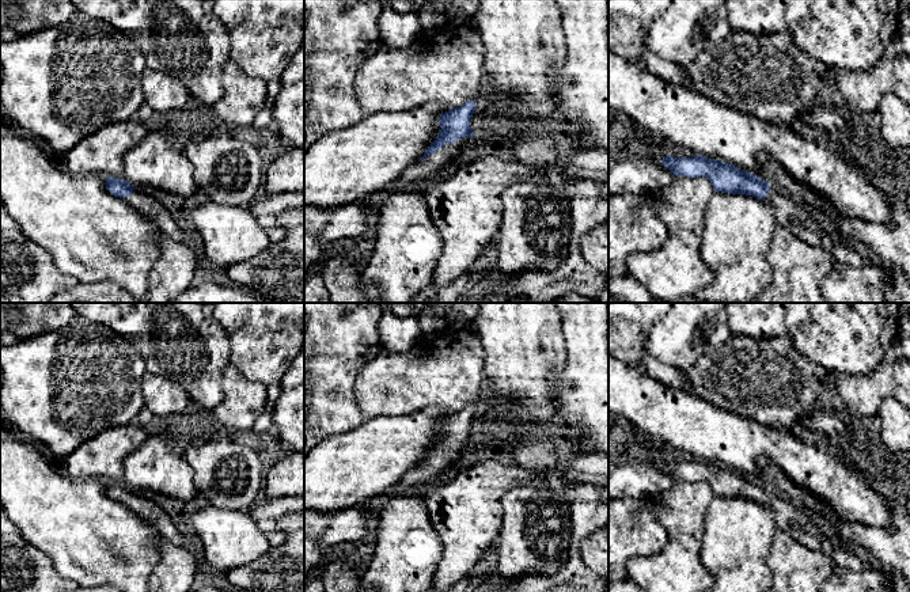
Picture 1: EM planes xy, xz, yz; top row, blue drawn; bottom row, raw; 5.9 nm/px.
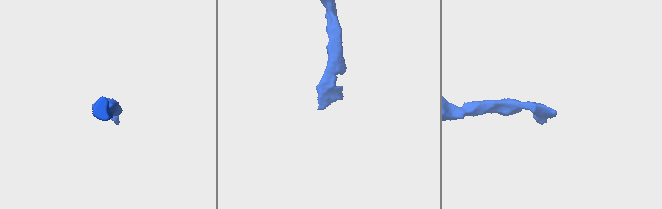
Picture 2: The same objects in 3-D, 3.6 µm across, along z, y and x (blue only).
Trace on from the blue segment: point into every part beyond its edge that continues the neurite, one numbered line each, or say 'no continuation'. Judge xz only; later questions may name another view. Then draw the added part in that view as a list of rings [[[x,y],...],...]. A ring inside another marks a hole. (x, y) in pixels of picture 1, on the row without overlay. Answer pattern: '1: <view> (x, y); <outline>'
1: xz (425, 475); [[[463,441],[458,447],[445,448],[441,454],[426,460],[422,466],[406,473],[399,483],[384,494],[387,497],[414,494],[422,487],[432,486],[448,467],[459,460],[460,454],[469,447],[470,441]]]

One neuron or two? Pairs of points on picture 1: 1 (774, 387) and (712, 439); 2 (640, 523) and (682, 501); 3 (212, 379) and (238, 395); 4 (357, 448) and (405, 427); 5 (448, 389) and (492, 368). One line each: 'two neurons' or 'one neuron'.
1: two neurons
2: two neurons
3: two neurons
4: one neuron
5: two neurons

